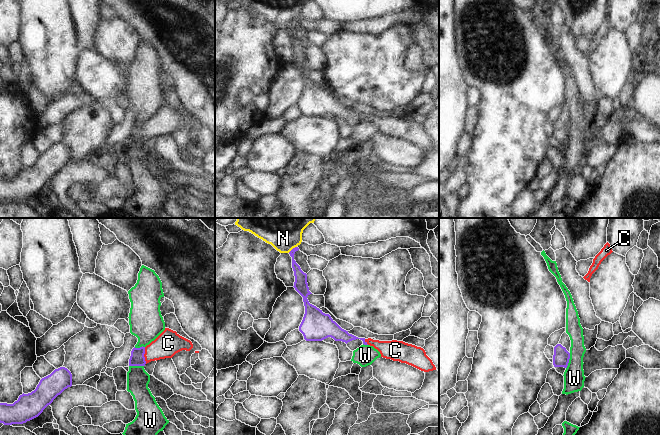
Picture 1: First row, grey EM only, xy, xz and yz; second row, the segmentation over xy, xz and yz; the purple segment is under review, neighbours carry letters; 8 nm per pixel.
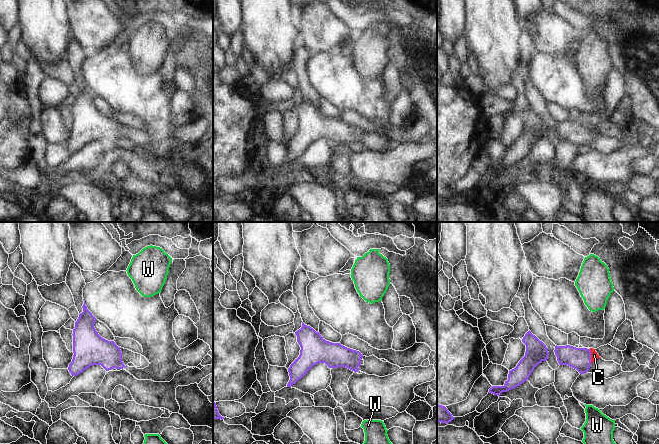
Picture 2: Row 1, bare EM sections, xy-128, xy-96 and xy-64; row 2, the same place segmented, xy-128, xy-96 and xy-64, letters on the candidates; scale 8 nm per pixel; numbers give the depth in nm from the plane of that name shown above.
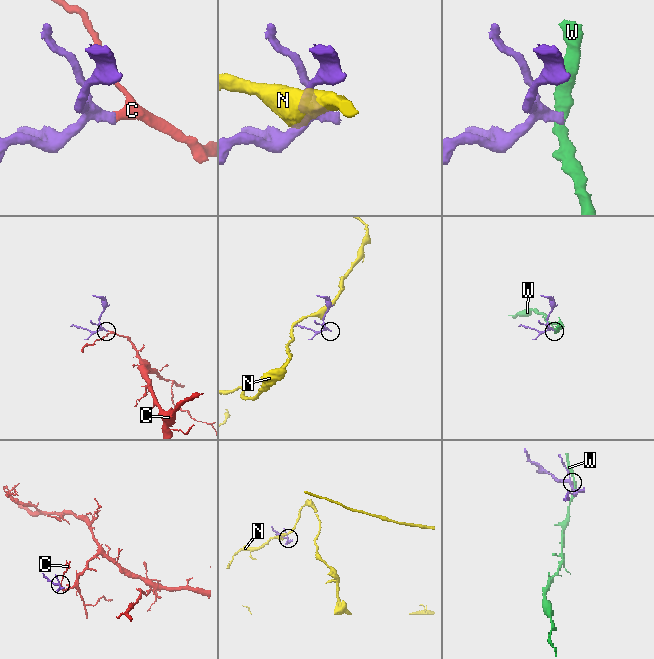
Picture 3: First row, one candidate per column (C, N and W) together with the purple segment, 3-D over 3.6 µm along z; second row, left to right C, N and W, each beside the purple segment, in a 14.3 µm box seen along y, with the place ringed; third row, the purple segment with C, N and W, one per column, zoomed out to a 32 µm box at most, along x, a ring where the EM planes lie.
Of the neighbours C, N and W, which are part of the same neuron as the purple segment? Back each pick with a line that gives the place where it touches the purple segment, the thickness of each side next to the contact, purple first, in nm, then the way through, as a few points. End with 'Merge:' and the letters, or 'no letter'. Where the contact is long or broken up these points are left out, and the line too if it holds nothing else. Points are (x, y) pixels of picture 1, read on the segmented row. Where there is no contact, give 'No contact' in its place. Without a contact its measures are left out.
C: Touches purple at xy (143, 355). Thickness 120 nm (purple) against 200 nm. Path across: xy (137, 358), (143, 355), (155, 351), (168, 343)
Merge: C.

